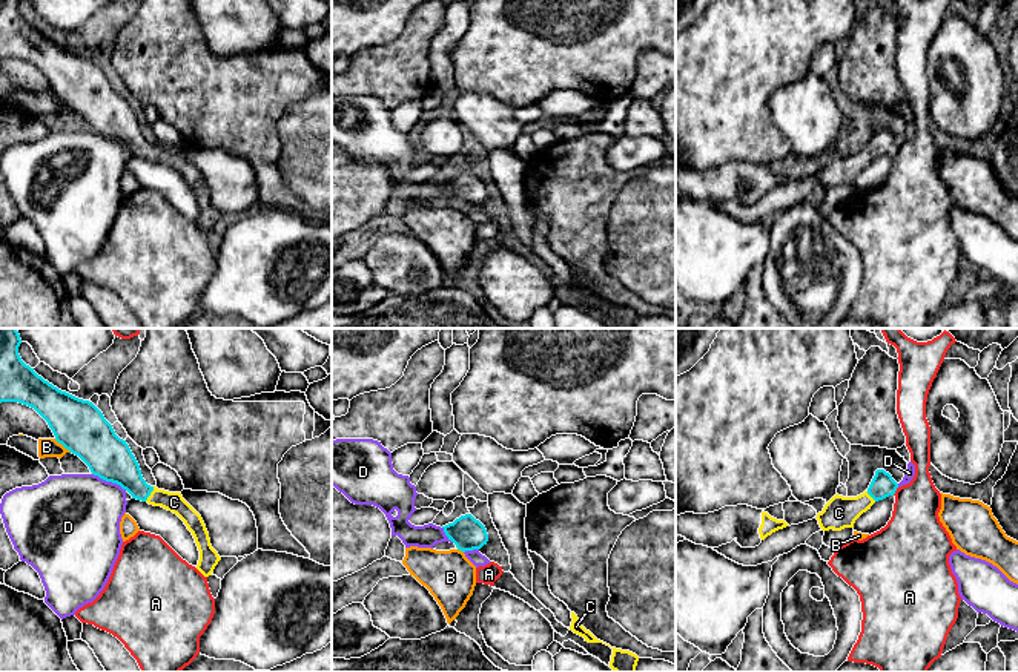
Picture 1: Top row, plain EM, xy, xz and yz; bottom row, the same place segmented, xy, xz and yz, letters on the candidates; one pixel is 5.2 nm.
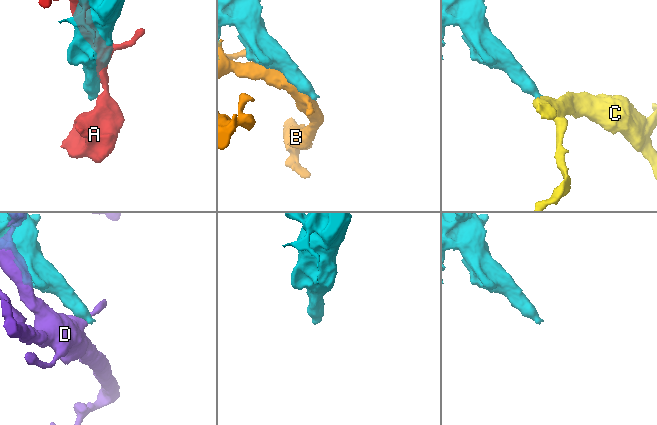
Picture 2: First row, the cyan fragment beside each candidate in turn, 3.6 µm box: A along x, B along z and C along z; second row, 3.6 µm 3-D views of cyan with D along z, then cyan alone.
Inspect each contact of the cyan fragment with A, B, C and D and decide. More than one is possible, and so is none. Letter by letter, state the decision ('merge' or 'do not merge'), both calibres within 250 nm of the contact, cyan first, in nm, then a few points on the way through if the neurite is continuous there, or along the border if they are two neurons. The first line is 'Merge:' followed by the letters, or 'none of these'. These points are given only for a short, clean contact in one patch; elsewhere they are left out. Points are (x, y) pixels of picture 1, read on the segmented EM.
Merge: C
A: do not merge; calibres 120 and 300 nm
B: do not merge; calibres 280 and 100 nm
C: merge; calibres 220 and 100 nm; way xy (114, 462), (149, 494), (174, 502)
D: do not merge; calibres 240 and 440 nm

